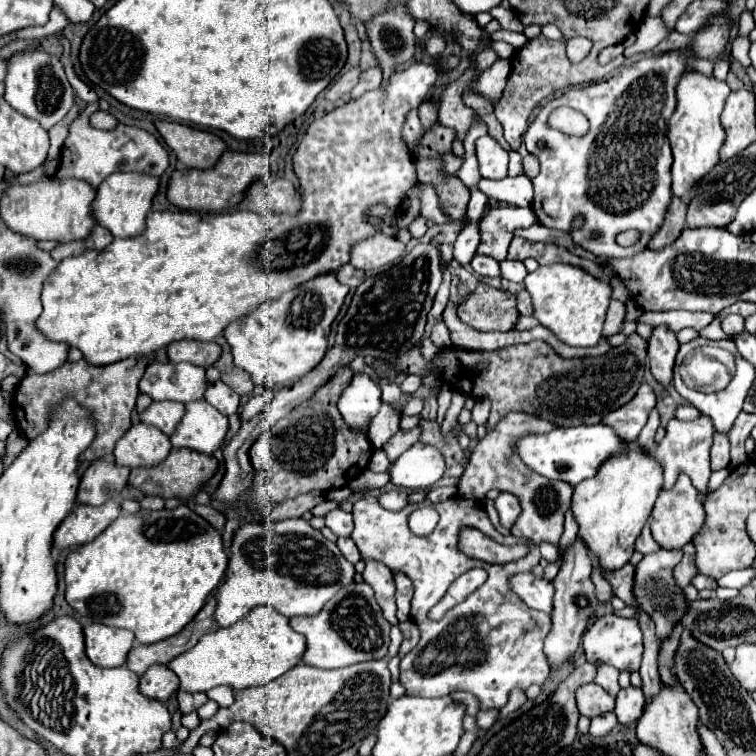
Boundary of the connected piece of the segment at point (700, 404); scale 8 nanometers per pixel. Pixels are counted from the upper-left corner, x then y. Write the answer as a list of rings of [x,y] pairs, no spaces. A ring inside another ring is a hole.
[[[697,337],[697,339],[693,339],[693,341],[689,341],[689,343],[685,343],[685,345],[681,345],[681,349],[679,349],[679,353],[677,353],[677,361],[675,361],[675,377],[673,377],[673,387],[683,399],[687,399],[691,405],[695,406],[703,415],[707,415],[707,417],[711,417],[711,421],[713,421],[713,427],[717,429],[717,431],[721,431],[721,433],[729,433],[729,429],[733,427],[733,421],[735,421],[735,417],[741,413],[741,409],[743,409],[743,399],[745,399],[745,395],[747,395],[747,391],[749,391],[749,387],[751,387],[751,383],[753,383],[753,377],[755,377],[755,367],[751,367],[751,363],[745,363],[745,359],[739,355],[739,351],[737,351],[737,347],[735,347],[735,343],[731,343],[731,339],[723,339],[723,341],[709,341],[709,339],[705,339],[705,337]],[[701,345],[713,345],[713,347],[721,347],[721,349],[727,349],[727,351],[731,351],[736,358],[736,372],[727,385],[727,389],[723,389],[723,391],[719,391],[719,393],[699,393],[699,391],[693,391],[693,389],[689,389],[689,387],[685,386],[683,379],[681,379],[681,375],[679,375],[679,365],[681,365],[681,361],[683,361],[683,357],[689,353],[689,351],[693,351],[693,349],[697,349],[697,347],[701,347]]]

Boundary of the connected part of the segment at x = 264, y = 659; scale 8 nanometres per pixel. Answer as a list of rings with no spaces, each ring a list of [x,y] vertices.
[[[259,605],[233,627],[203,635],[191,651],[175,657],[169,669],[179,677],[179,689],[187,693],[205,693],[217,685],[229,685],[233,691],[241,691],[281,677],[299,663],[303,653],[305,639],[289,627],[289,619],[267,605]]]

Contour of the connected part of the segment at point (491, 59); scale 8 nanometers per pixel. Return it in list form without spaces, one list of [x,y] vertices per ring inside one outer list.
[[[479,51],[477,55],[475,55],[475,77],[471,79],[471,81],[475,81],[477,77],[479,77],[479,71],[485,71],[487,67],[491,67],[491,63],[495,63],[499,57],[497,57],[497,53],[495,51]]]

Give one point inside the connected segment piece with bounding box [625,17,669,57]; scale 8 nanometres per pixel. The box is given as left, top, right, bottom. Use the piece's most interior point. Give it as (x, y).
(651, 33)

